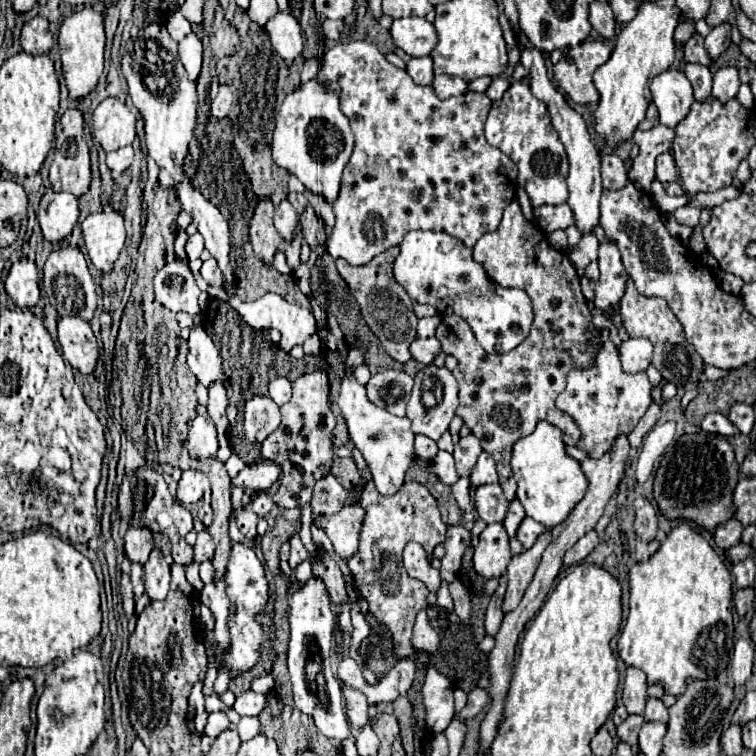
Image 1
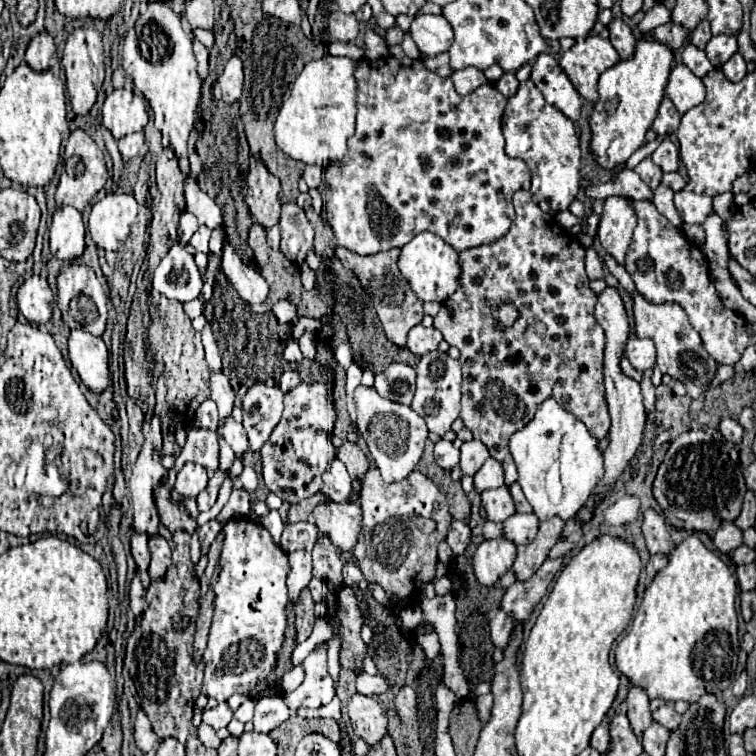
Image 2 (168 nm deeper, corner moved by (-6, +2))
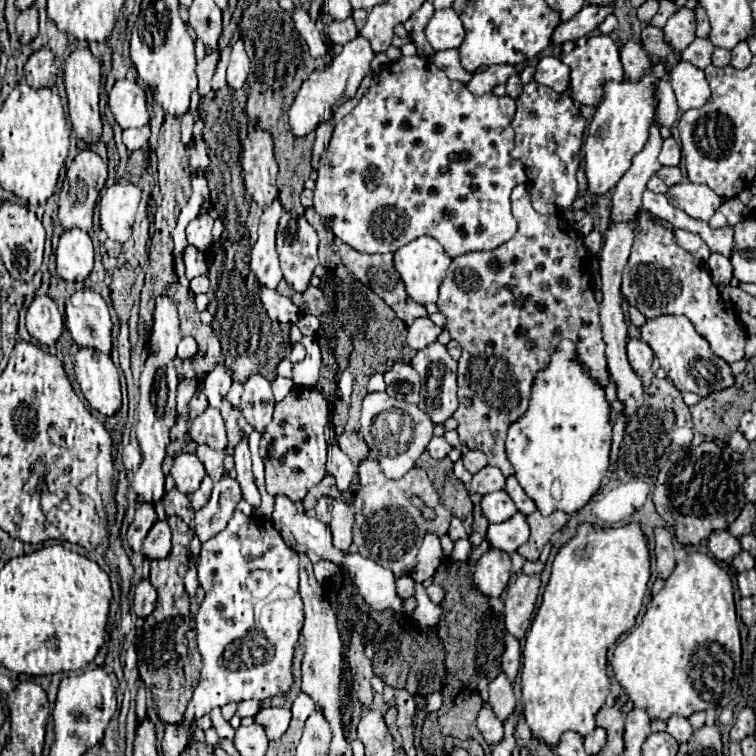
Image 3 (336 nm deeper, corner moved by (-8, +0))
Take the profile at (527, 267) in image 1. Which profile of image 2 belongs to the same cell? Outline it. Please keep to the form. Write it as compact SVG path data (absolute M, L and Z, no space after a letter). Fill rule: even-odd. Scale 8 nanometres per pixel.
M518 190L514 194L514 208L516 208L516 218L514 218L514 222L512 222L512 226L510 226L506 236L502 236L494 244L484 244L484 246L476 246L476 248L468 248L468 250L460 252L462 288L454 296L450 296L446 302L442 302L442 308L436 314L436 318L434 318L434 328L438 328L442 332L444 340L450 346L456 346L460 350L460 364L462 364L462 376L464 376L464 380L462 380L462 412L460 412L460 418L464 420L464 426L468 430L472 430L474 438L478 438L478 440L482 440L486 444L486 448L490 450L490 456L496 458L502 464L504 474L506 474L506 486L512 486L518 480L516 464L514 464L514 460L510 456L510 450L508 450L510 434L522 430L522 426L526 426L530 422L530 418L534 418L538 404L542 404L546 398L556 398L556 402L566 406L566 410L570 410L570 414L574 414L576 418L582 418L582 422L586 424L590 434L594 434L596 440L604 440L608 436L608 430L610 430L610 414L608 414L608 406L606 406L606 400L604 400L604 366L602 366L606 336L602 334L602 326L598 326L598 322L594 318L594 306L598 302L598 296L588 286L588 276L584 272L584 248L580 246L576 236L568 234L564 228L558 226L558 222L554 220L552 214L542 212L538 208L538 204L532 202L530 192ZM504 300L514 300L514 304L522 312L522 316L516 320L516 324L512 328L496 330L494 322L492 322L492 316L490 316L490 306L494 306L498 302L504 302Z

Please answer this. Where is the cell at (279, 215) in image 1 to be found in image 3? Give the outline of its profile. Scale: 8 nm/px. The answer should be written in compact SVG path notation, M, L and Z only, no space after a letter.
M284 212L278 224L276 250L282 276L296 292L310 286L310 278L318 264L318 236L304 216Z

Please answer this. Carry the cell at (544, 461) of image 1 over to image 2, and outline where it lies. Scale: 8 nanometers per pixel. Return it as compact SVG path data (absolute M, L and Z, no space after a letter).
M552 398L538 406L530 424L510 436L510 454L518 468L518 484L540 522L554 516L566 522L586 502L604 476L602 452L596 444L588 428Z

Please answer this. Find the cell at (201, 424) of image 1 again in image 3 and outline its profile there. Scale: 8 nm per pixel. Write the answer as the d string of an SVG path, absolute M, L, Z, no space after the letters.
M204 444L198 446L196 450L196 456L202 460L202 464L206 466L206 474L216 482L224 476L224 452L216 452Z

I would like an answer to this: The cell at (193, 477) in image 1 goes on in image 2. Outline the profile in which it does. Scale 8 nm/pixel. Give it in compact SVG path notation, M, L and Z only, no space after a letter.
M188 462L180 472L178 472L178 478L176 478L176 492L184 498L196 498L204 488L206 488L206 482L208 482L208 472L204 466L198 466L198 464L192 464Z

